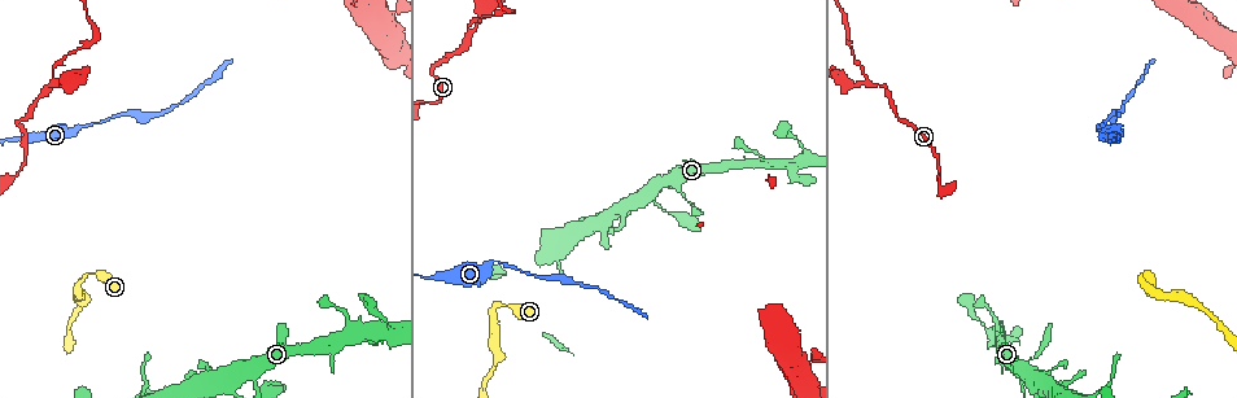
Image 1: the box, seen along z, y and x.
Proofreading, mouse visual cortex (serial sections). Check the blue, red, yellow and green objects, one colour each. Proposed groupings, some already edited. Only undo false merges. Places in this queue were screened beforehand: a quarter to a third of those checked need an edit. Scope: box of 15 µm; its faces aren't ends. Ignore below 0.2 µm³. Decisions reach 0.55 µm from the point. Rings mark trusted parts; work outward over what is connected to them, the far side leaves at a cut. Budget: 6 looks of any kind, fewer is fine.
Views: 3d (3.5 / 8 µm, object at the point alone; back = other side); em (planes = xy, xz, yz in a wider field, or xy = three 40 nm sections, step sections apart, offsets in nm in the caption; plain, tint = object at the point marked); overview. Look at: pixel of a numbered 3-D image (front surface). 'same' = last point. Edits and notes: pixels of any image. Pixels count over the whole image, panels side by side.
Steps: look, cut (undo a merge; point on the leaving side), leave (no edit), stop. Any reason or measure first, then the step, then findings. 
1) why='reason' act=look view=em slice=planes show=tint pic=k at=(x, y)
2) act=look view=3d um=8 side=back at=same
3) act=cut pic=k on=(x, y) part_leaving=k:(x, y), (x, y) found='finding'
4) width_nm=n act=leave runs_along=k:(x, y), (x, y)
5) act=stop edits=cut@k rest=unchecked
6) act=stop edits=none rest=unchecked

why='three arms meet' act=look view=em slice=xy step=1 show=tint pic=1 at=(470, 37)

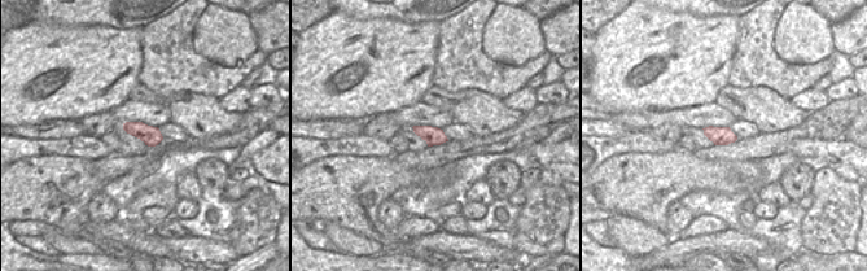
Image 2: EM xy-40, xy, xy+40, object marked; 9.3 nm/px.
act=look view=3d um=3.5 side=back at=same

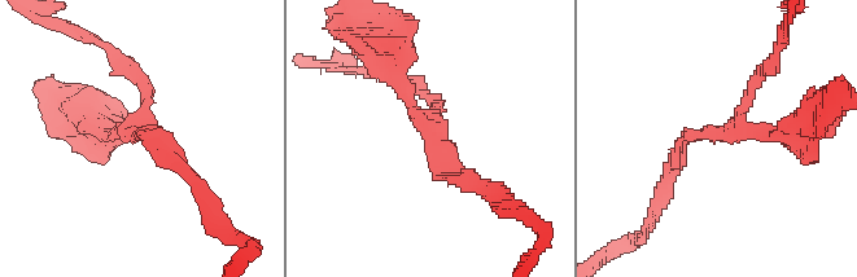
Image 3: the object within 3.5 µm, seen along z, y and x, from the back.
arms=3 arm_widths_nm=150,150,200 act=leave runs_along=3:(473, 180), (450, 177), (394, 57) found='all the same cell'

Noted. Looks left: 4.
why='sharp bend' act=look view=3d um=3.5 pic=1 at=(95, 37)

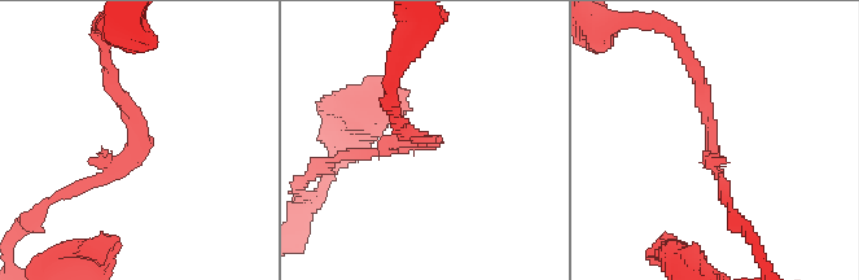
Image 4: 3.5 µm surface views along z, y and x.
arm_widths_nm=150,200 act=look view=em slice=planes show=tint pic=4 at=(421, 143)

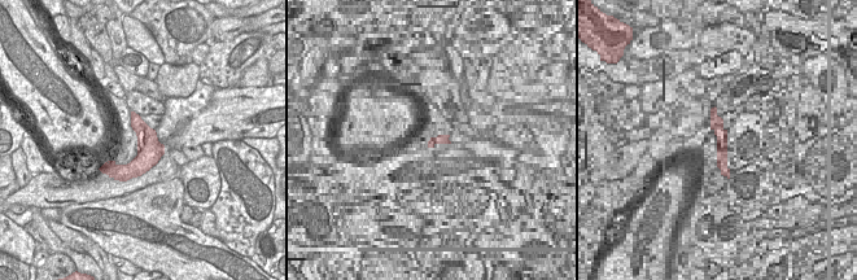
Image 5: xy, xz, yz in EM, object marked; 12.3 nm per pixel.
why='another direction' act=look view=em slice=xy step=3 show=tint at=same

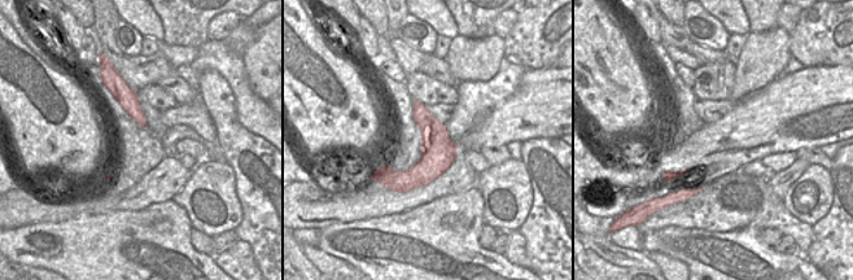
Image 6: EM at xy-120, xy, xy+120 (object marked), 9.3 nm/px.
act=leave found='all the same cell'

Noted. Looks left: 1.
act=stop edits=none rest=unchecked

